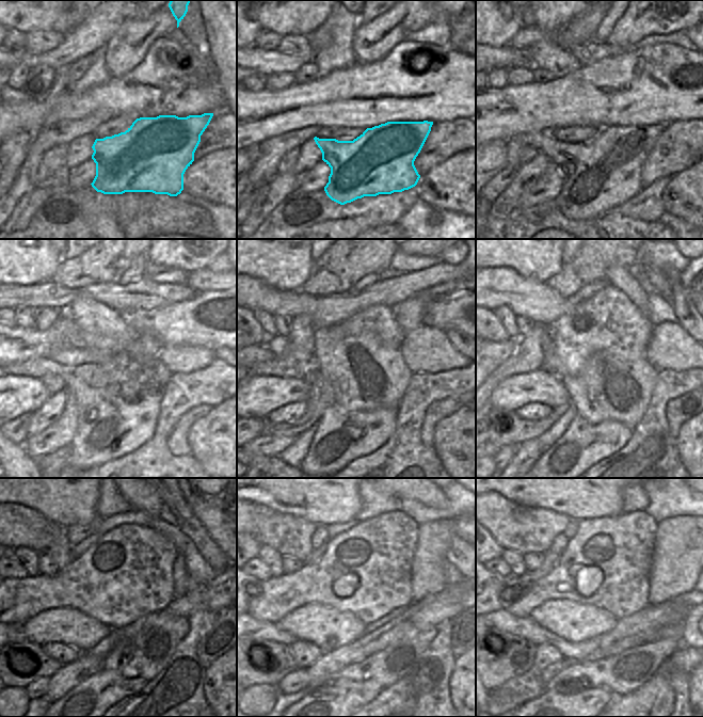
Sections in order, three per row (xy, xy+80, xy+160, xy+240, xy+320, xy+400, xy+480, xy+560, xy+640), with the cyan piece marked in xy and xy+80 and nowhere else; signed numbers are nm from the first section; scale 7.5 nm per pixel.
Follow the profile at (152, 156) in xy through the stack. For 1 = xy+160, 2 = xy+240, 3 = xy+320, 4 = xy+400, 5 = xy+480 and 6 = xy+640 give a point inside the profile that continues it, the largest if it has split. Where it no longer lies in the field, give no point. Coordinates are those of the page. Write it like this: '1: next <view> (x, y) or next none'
1: next xy+160 (600, 175)
2: next xy+240 (110, 426)
3: next xy+320 (341, 436)
4: next xy+400 (582, 444)
5: next xy+480 (98, 692)
6: next xy+640 (595, 695)

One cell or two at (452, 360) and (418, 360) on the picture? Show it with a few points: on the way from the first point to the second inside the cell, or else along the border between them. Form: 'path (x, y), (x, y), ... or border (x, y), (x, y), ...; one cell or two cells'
path (444, 360), (427, 360); one cell

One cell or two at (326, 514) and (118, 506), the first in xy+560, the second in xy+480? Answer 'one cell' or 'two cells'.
two cells

